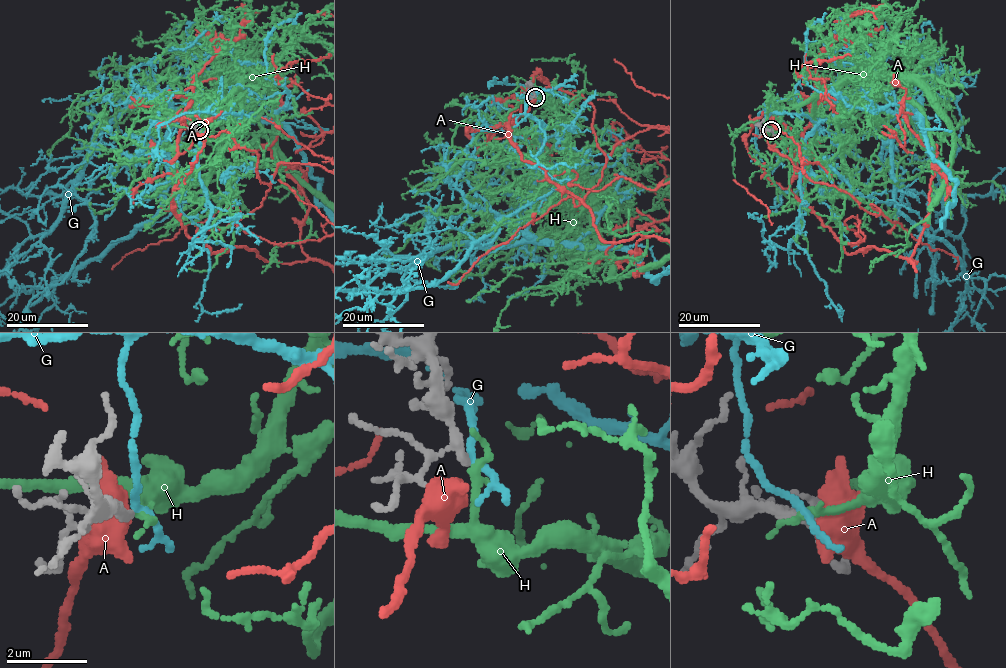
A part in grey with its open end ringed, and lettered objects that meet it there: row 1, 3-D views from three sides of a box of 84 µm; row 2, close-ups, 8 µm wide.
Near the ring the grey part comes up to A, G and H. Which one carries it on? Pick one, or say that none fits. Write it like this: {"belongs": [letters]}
{"belongs": ["H"]}

